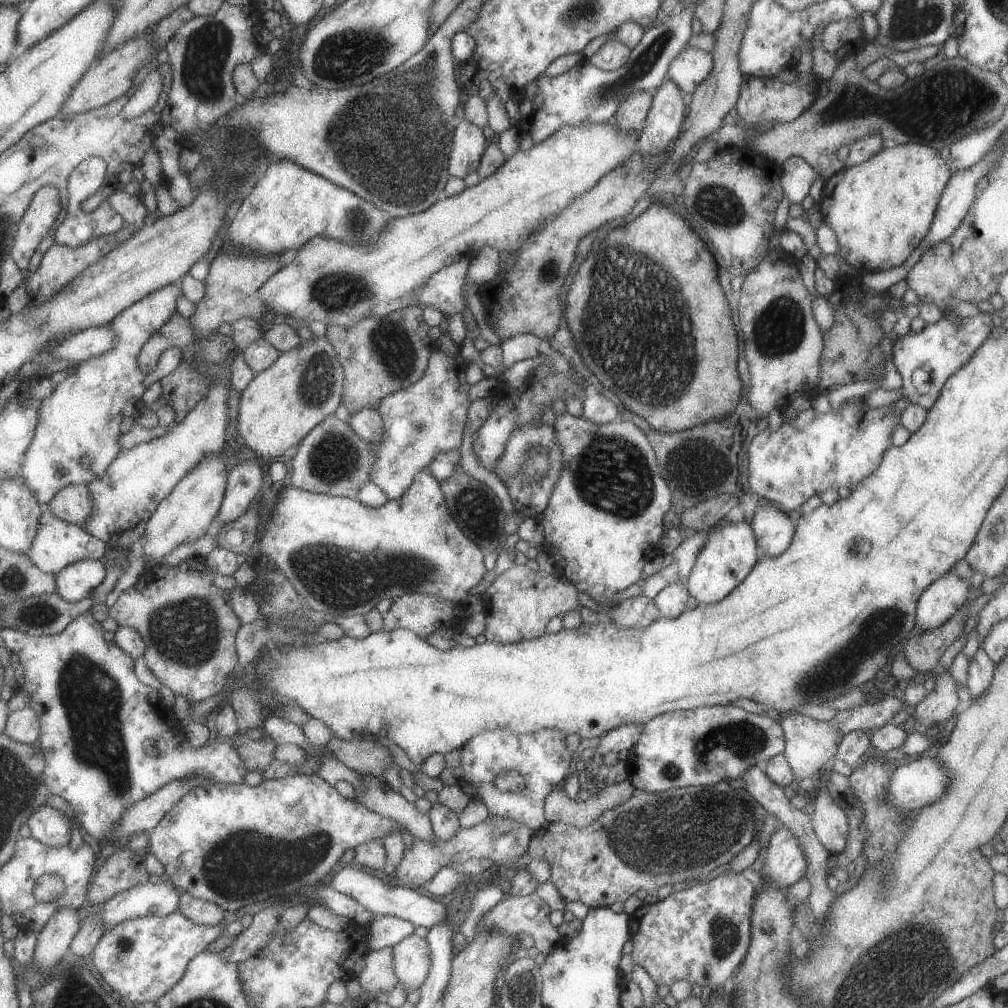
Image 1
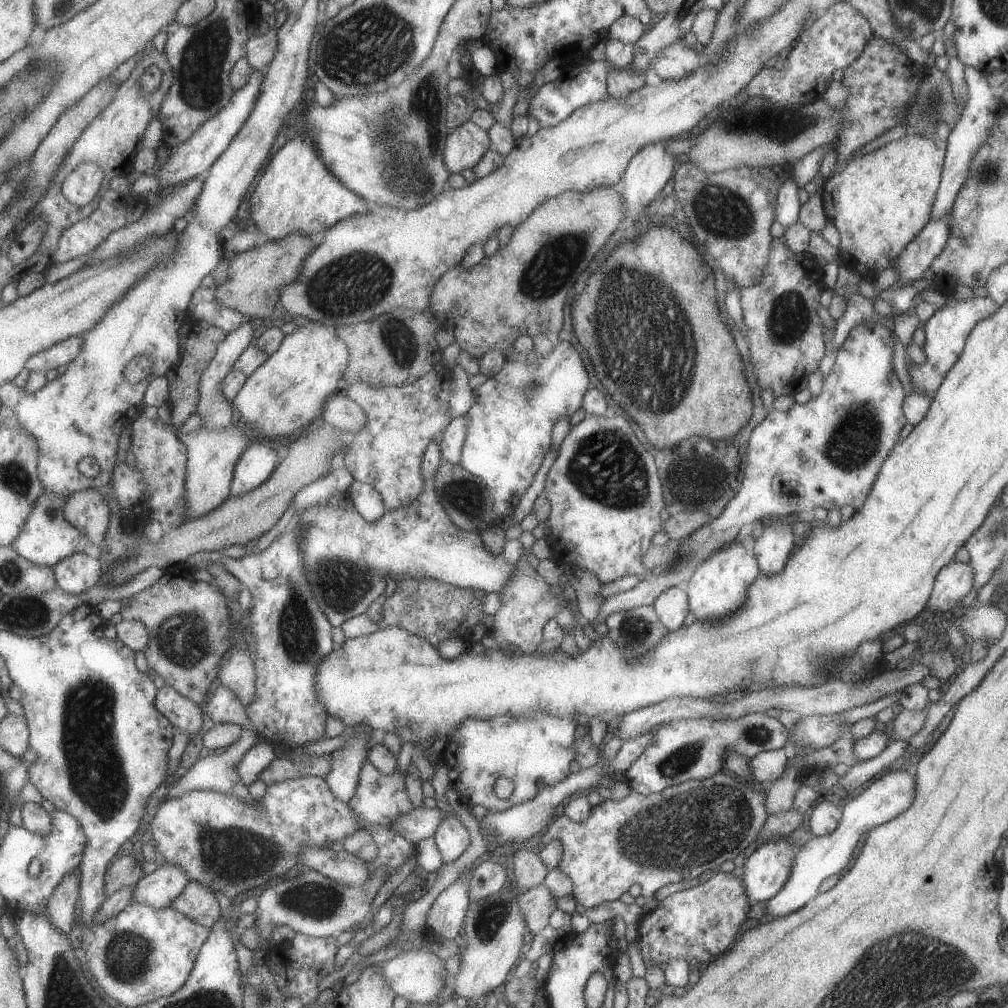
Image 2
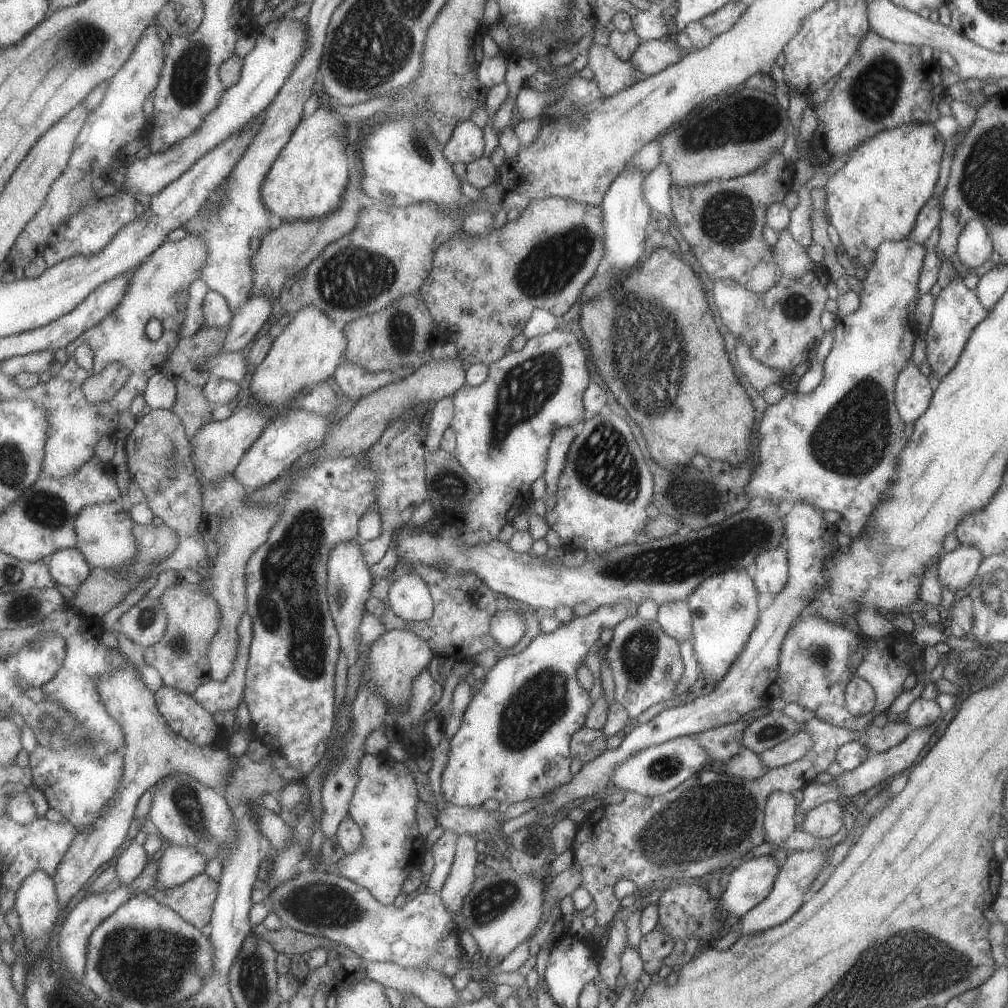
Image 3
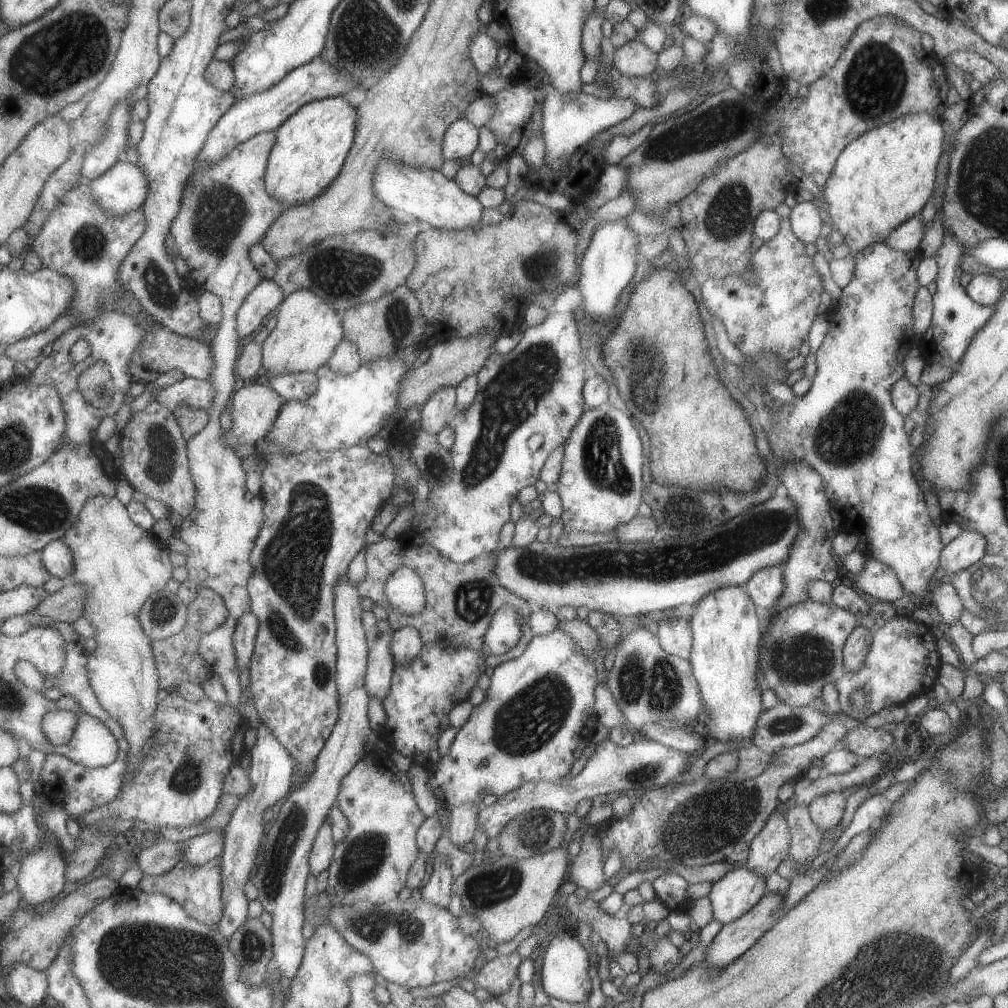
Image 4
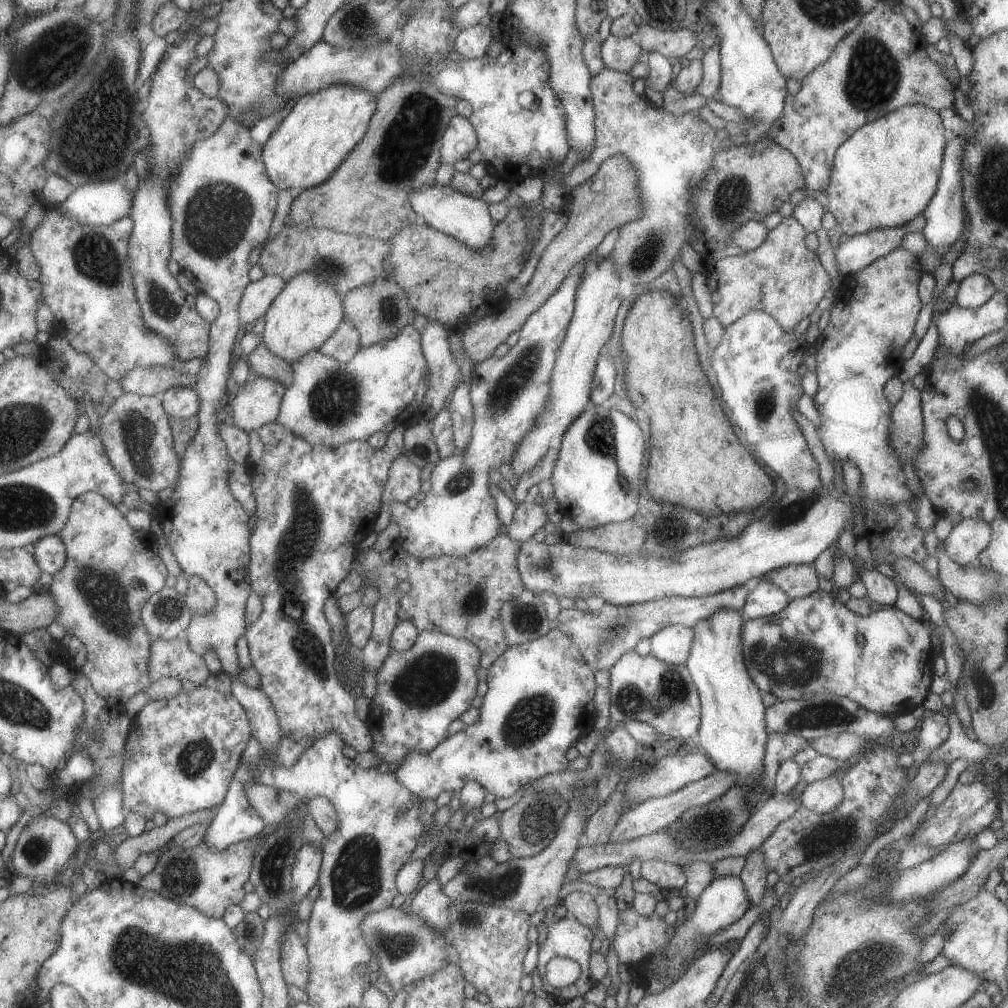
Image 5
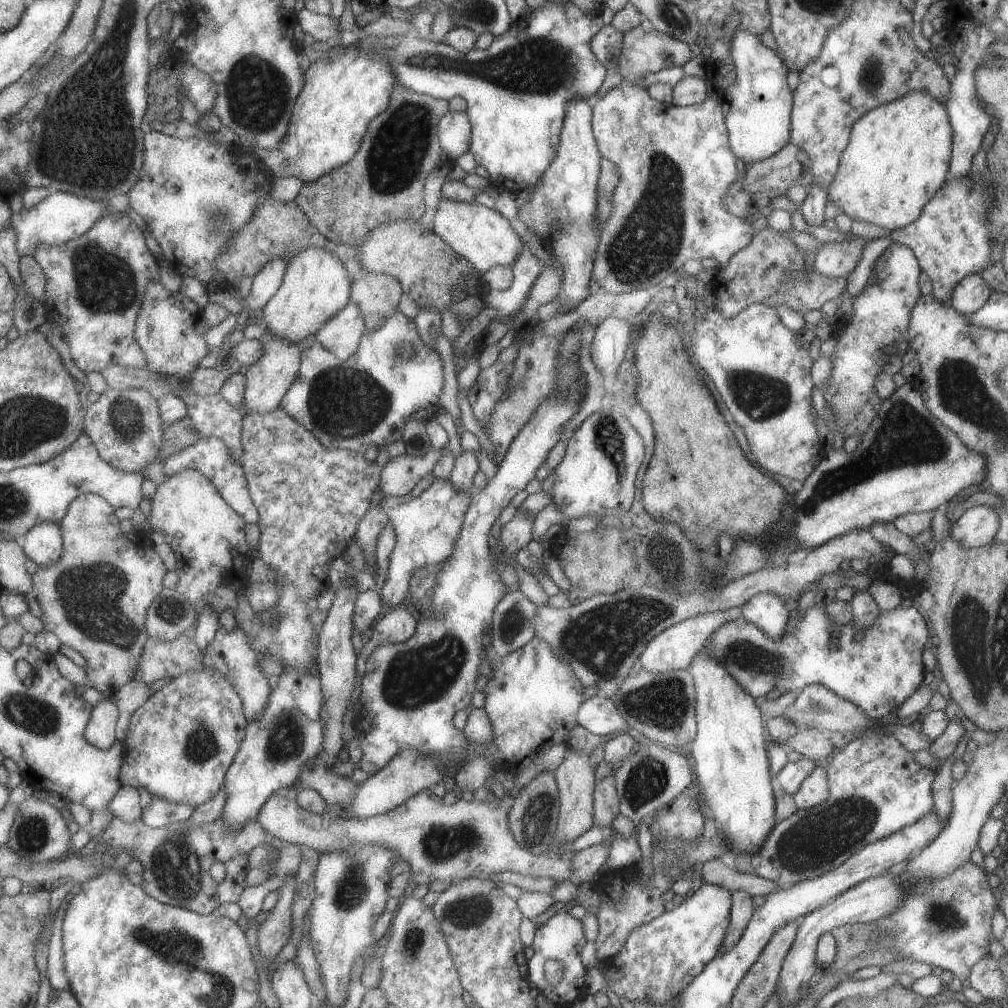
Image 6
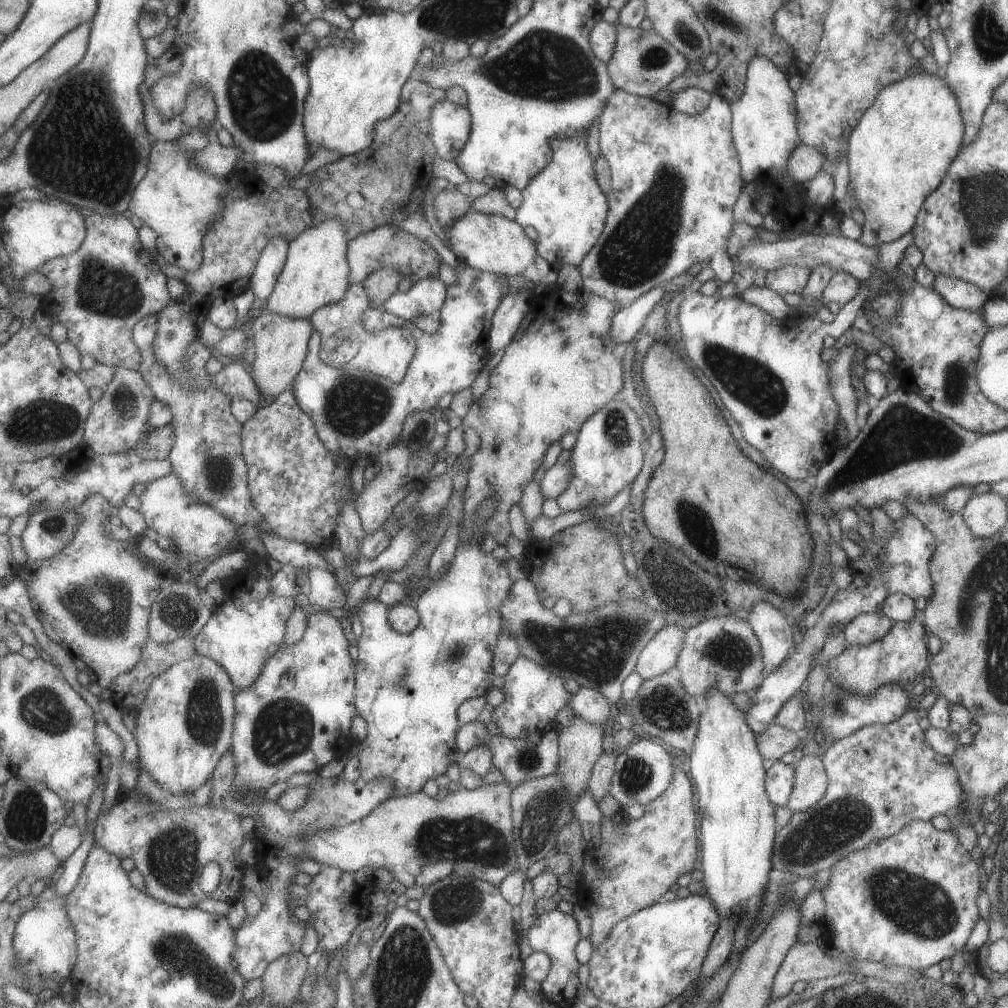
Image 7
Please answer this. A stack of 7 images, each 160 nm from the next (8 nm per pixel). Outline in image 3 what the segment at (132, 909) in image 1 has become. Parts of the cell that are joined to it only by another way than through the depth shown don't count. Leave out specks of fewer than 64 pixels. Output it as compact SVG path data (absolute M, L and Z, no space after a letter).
M169 845L162 854L157 887L179 887L207 870L206 856L191 847Z

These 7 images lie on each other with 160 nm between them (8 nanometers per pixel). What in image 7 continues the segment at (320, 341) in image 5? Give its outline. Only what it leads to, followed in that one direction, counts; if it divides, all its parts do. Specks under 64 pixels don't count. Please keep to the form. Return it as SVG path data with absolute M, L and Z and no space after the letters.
M327 219L303 231L291 244L288 259L273 294L263 306L278 315L309 319L320 308L340 303L350 289L350 240L341 219Z

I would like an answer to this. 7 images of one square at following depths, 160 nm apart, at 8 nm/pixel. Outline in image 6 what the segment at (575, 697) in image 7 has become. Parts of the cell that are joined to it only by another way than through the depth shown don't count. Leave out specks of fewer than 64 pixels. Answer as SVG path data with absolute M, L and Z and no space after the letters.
M599 695L584 700L577 709L576 721L589 732L599 735L634 734L625 719L617 712L610 698Z

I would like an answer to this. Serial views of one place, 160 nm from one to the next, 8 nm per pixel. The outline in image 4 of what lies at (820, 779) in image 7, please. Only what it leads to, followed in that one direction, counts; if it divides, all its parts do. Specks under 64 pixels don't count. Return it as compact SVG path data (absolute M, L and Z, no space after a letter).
M827 792L815 796L808 805L809 815L817 828L830 830L838 825L845 810L846 793Z

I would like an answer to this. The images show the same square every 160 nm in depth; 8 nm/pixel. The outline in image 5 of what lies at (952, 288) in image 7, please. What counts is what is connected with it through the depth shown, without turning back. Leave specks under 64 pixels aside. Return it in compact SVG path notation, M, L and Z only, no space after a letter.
M980 274L966 276L958 285L954 301L963 308L980 307L997 292L993 283Z

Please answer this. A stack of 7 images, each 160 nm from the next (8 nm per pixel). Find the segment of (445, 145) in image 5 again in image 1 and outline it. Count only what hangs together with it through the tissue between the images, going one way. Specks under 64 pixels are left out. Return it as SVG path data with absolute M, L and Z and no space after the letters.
M463 118L456 124L448 160L448 176L464 179L475 173L485 150L481 129Z

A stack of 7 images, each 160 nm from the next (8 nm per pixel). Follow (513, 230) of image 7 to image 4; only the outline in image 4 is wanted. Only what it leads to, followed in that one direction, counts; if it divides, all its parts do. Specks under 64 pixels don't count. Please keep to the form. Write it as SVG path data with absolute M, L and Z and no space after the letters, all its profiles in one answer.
M381 160L375 174L375 192L389 206L412 215L431 227L448 230L465 230L480 225L483 206L476 197L467 195L453 179L445 178L440 170L415 168L401 160Z

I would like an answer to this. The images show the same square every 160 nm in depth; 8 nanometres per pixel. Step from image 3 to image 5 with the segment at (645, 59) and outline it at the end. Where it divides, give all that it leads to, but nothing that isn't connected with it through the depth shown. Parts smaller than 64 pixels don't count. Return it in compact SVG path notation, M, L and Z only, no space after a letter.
M611 34L600 43L602 63L611 70L629 73L637 61L643 59L642 48L630 37Z

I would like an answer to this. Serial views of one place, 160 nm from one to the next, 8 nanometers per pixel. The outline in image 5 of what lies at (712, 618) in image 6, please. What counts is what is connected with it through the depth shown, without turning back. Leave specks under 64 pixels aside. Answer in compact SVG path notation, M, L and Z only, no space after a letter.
M669 625L650 636L649 654L667 664L685 665L693 638L693 629Z

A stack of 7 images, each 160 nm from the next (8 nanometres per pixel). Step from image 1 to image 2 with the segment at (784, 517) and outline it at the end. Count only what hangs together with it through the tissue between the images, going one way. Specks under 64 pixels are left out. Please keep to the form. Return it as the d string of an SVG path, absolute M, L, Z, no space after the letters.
M767 519L762 524L762 532L756 536L753 547L753 556L759 570L766 575L777 574L796 547L789 524L784 520L776 529L771 527L772 522L775 522L775 519Z

